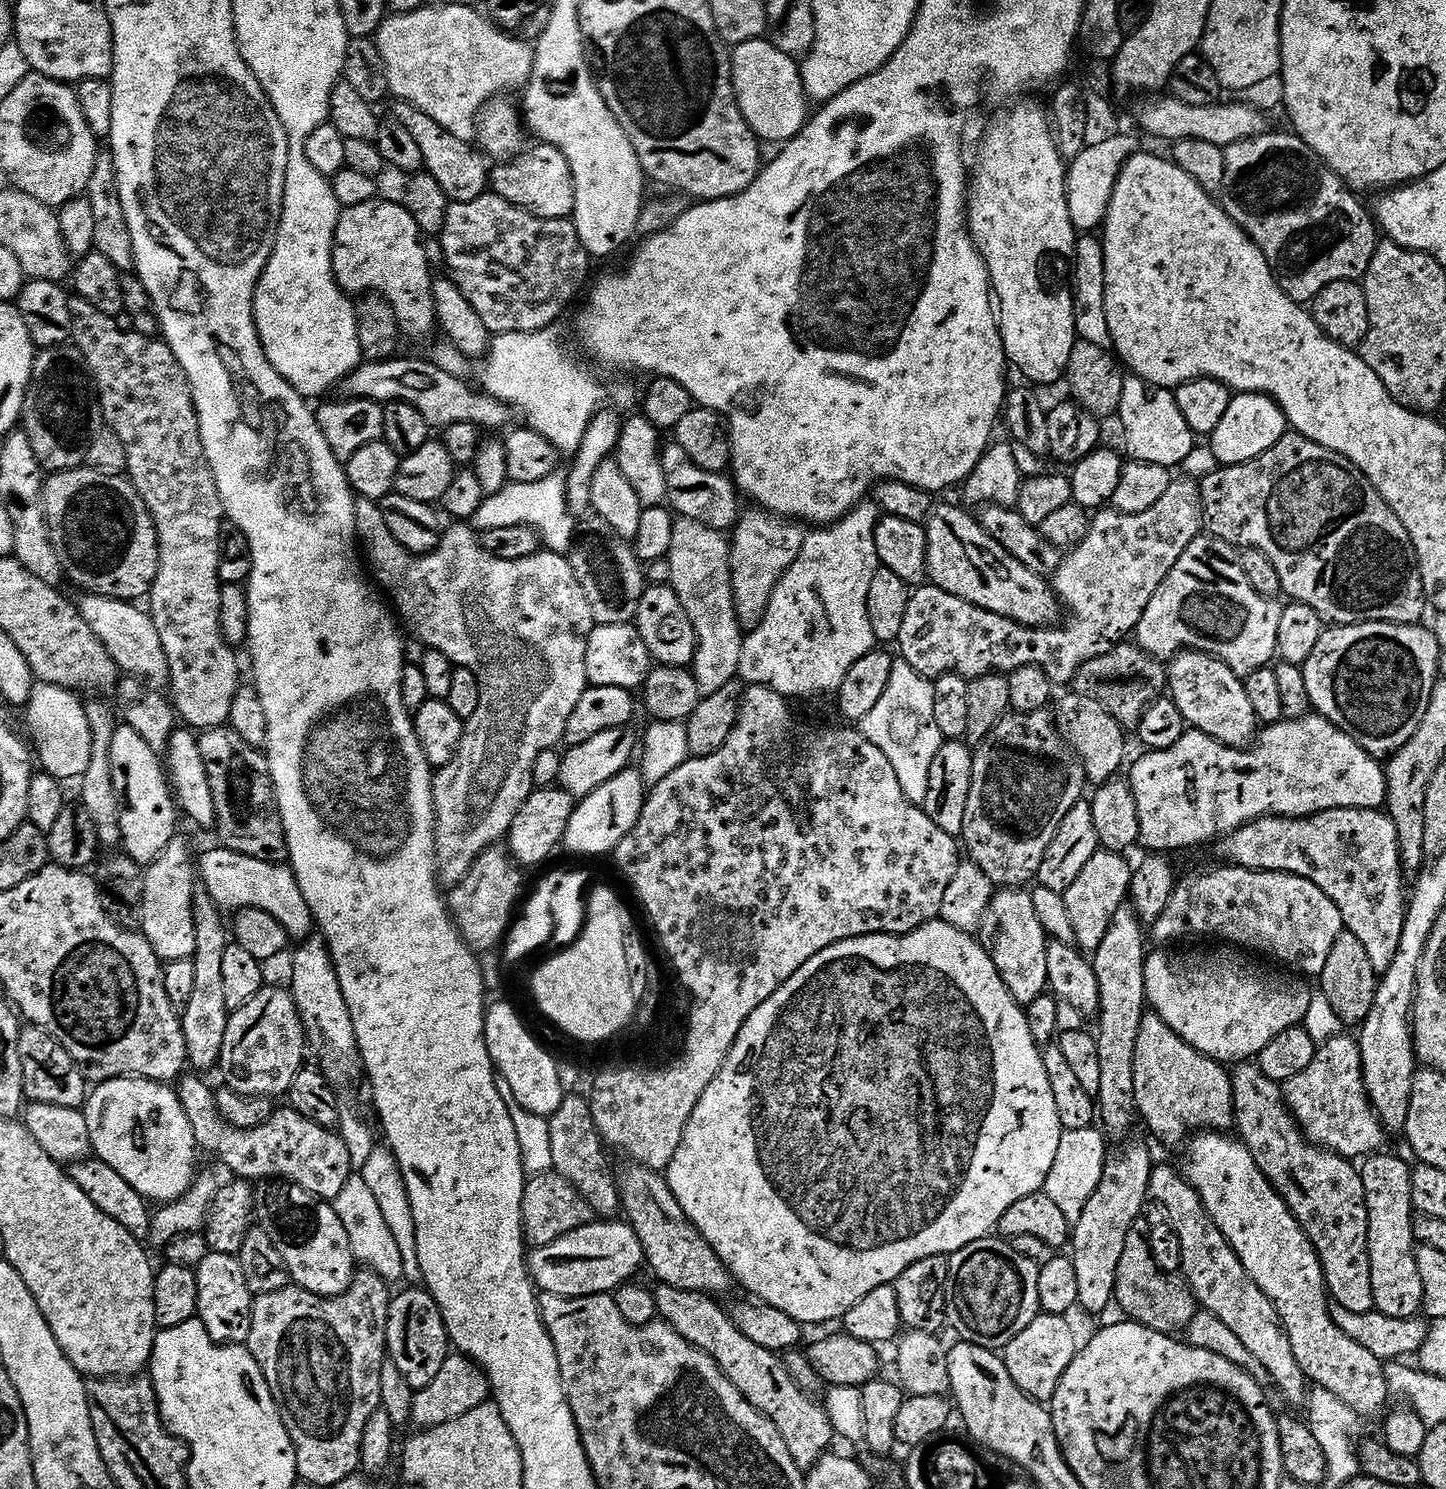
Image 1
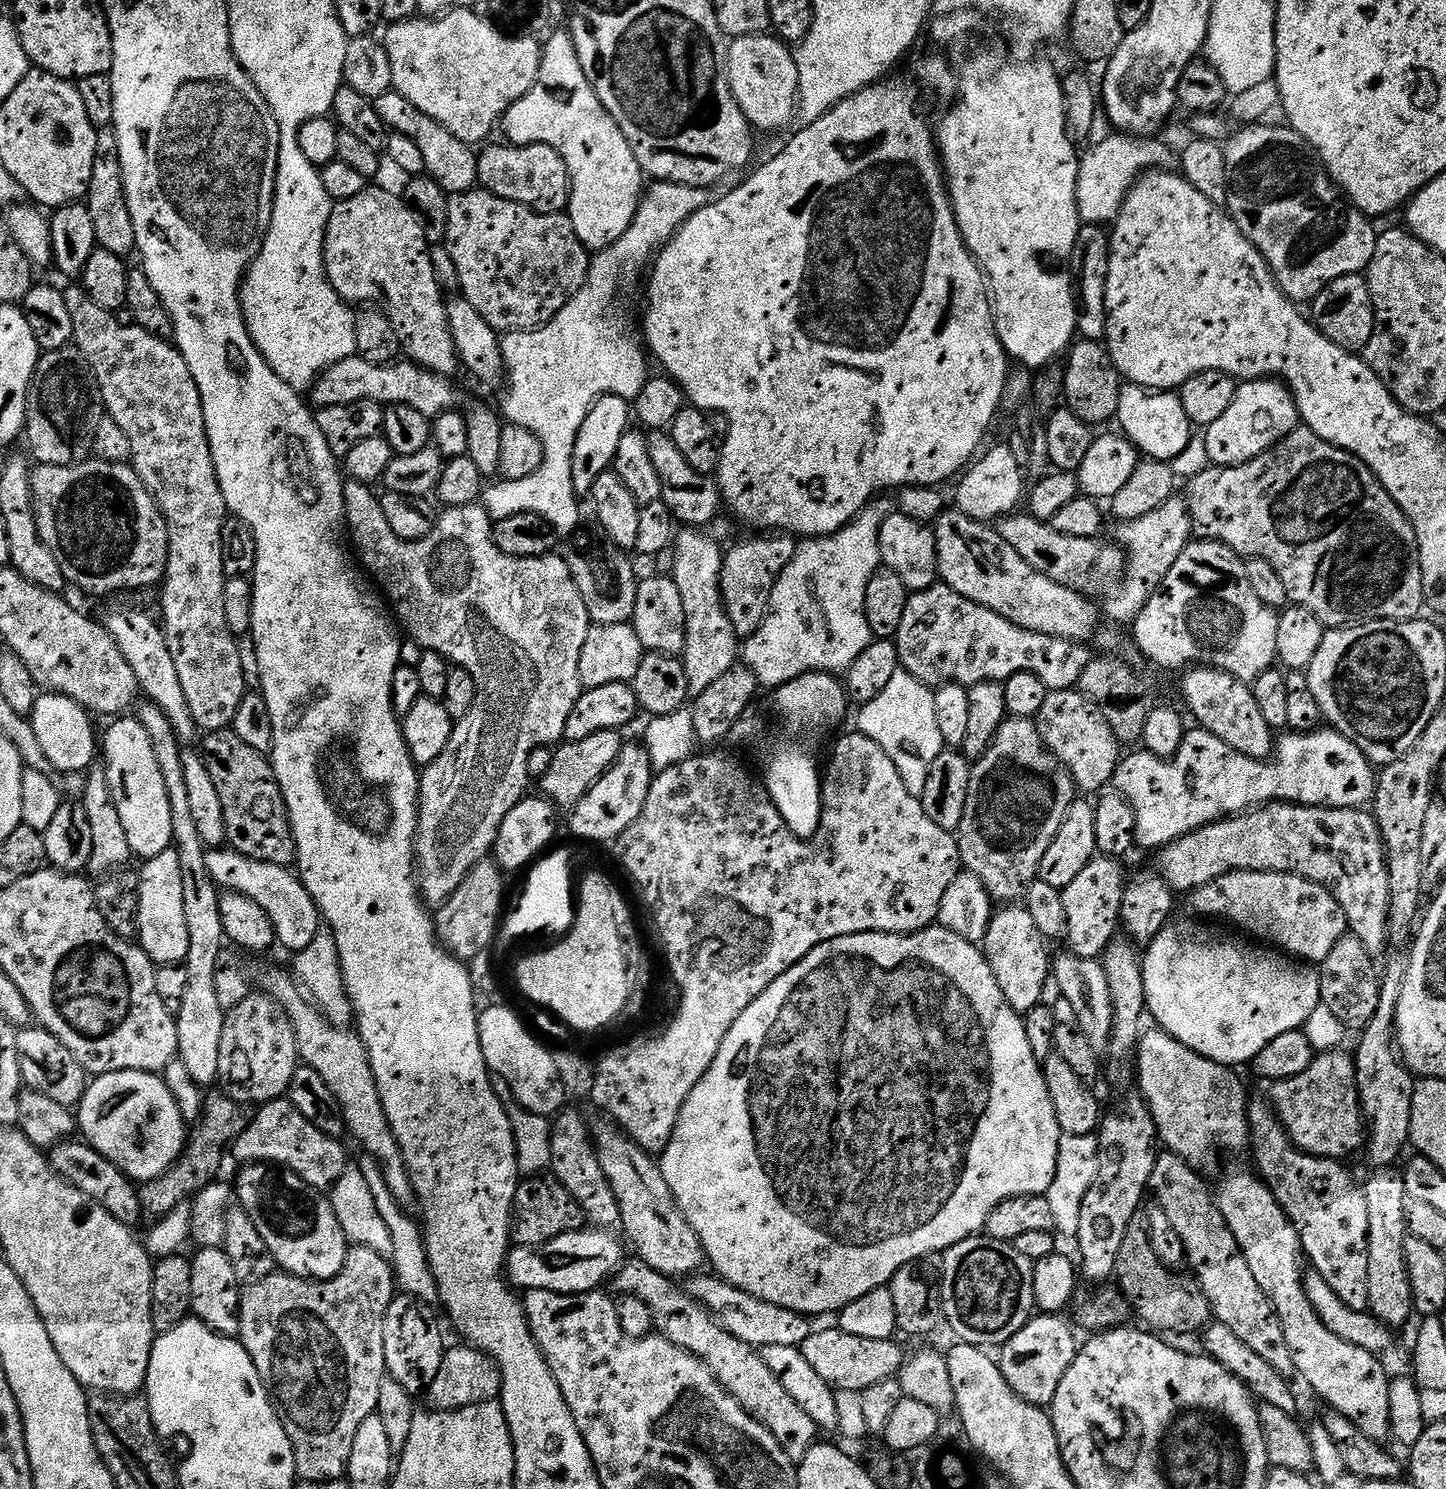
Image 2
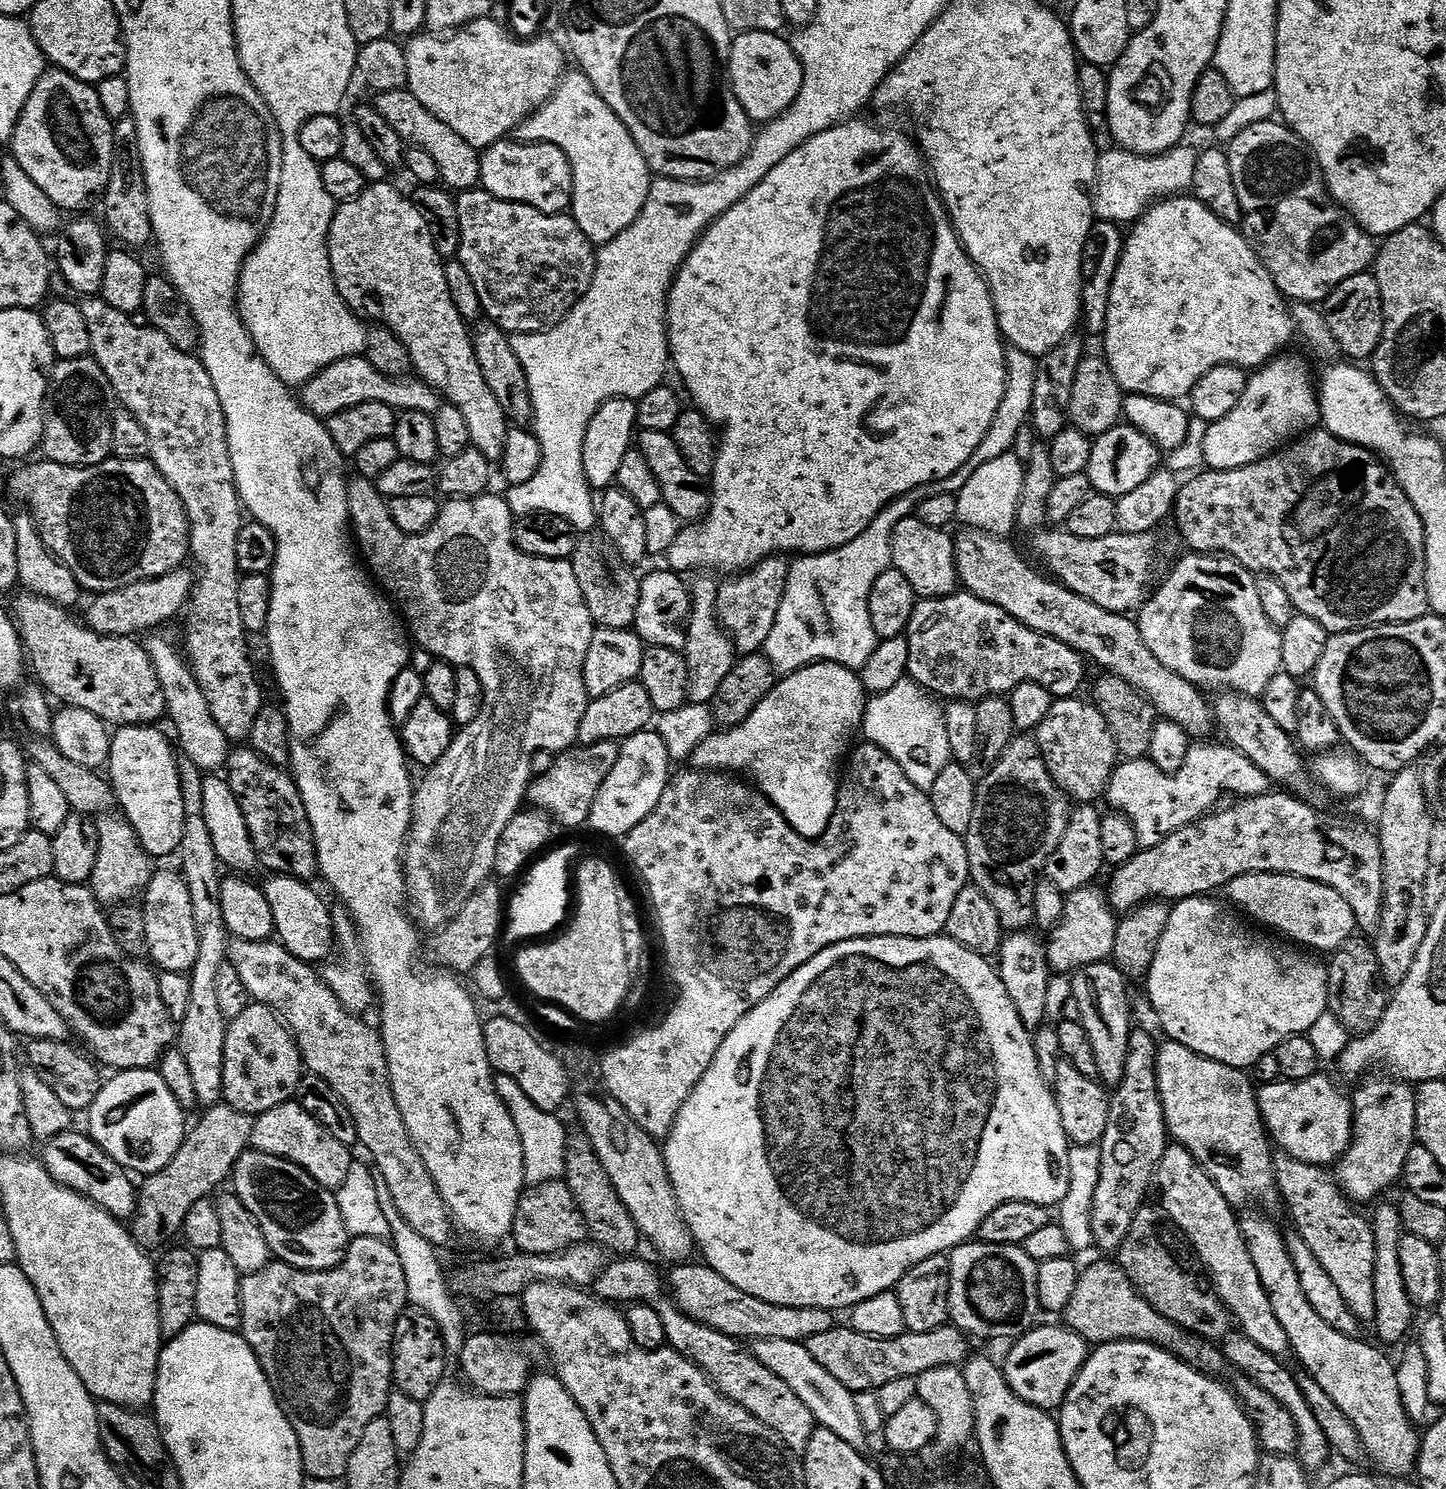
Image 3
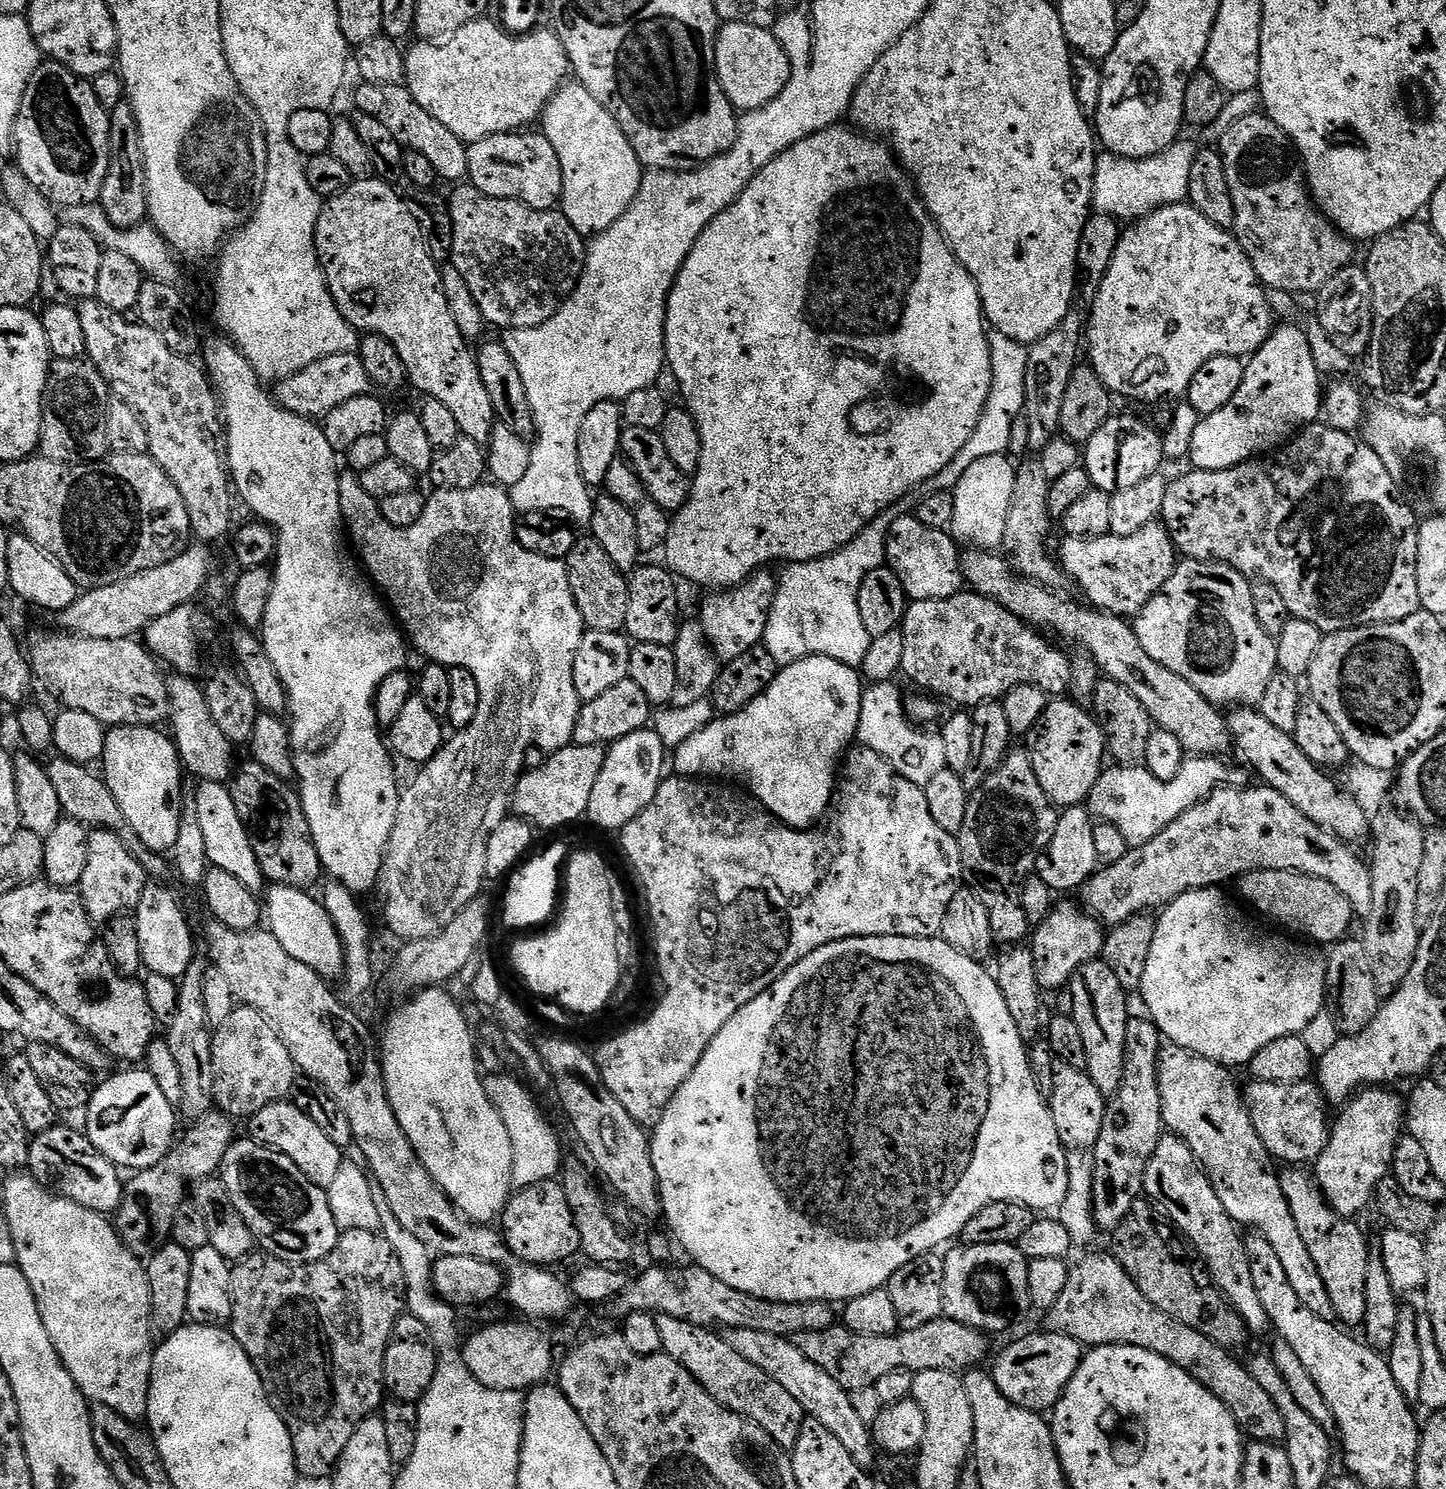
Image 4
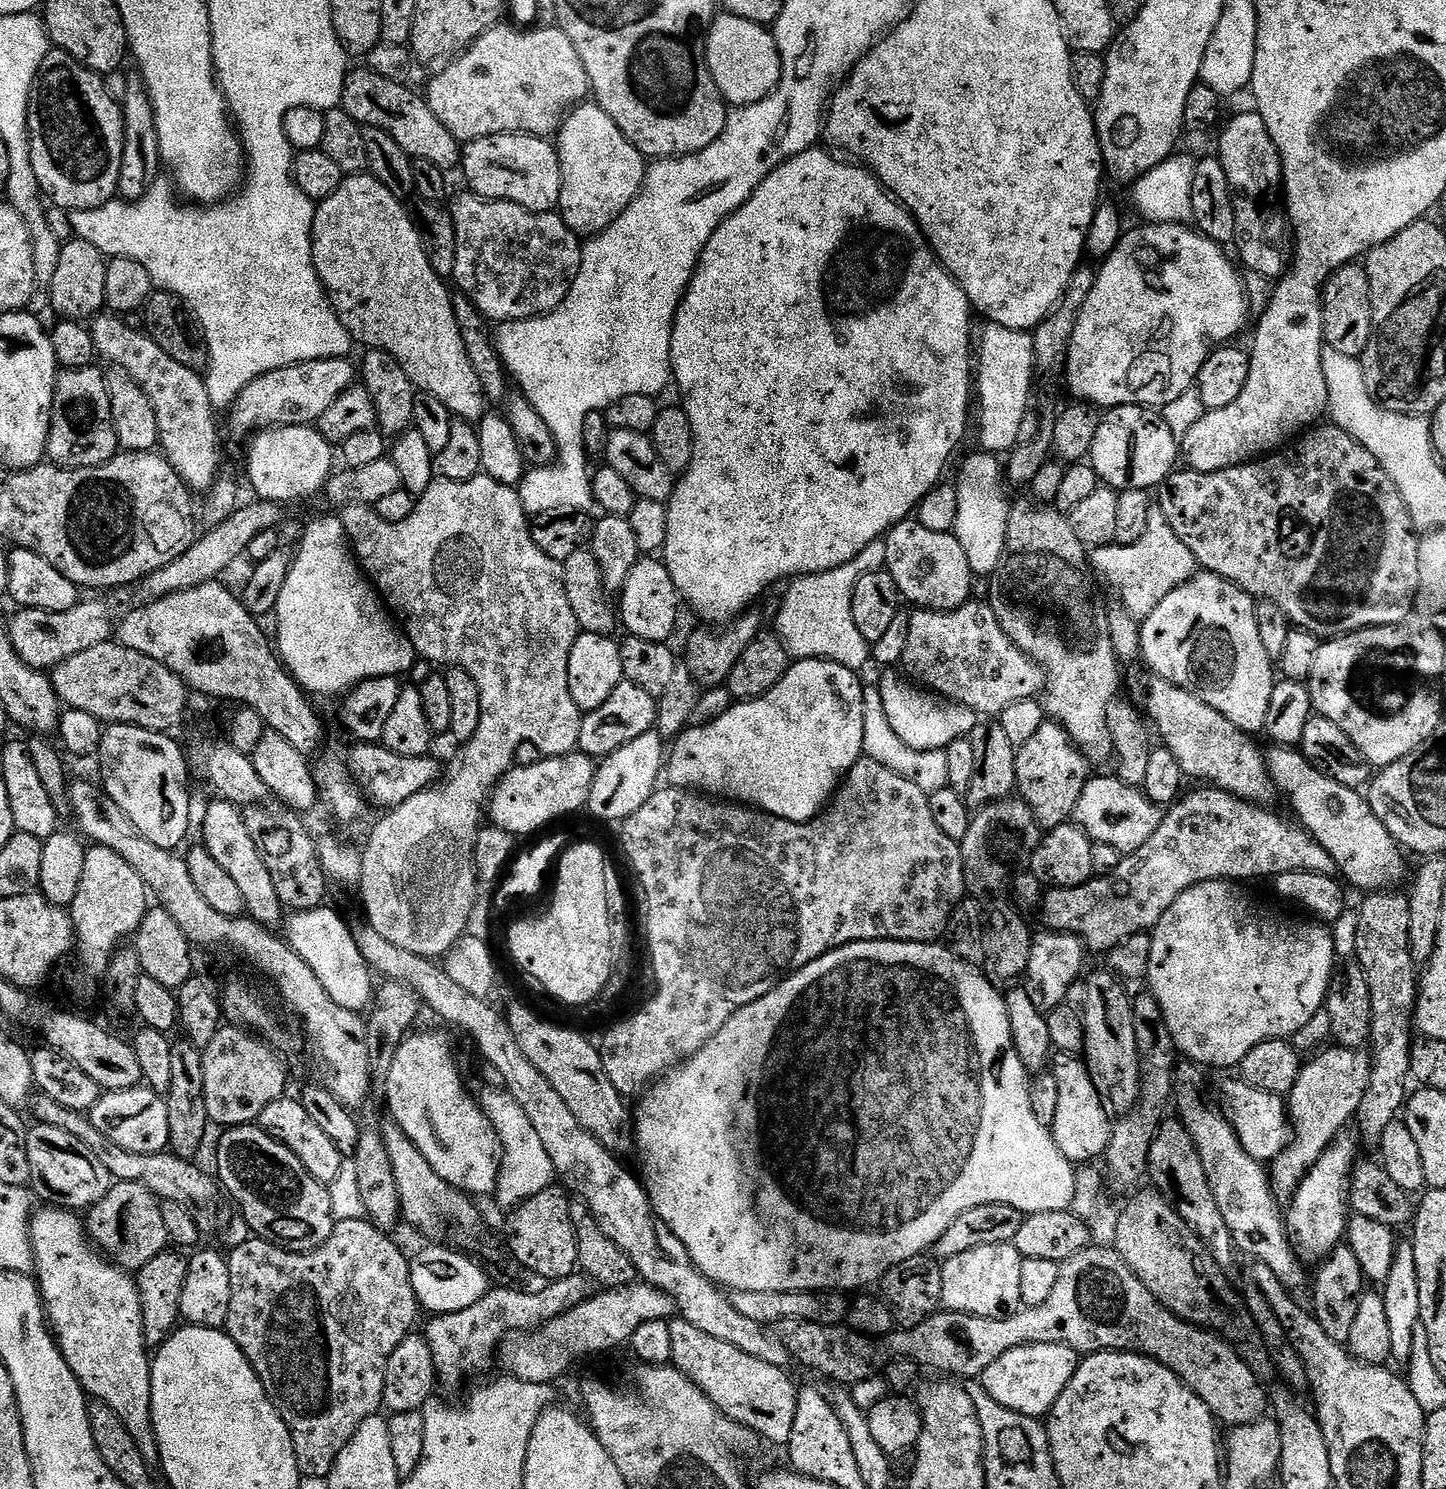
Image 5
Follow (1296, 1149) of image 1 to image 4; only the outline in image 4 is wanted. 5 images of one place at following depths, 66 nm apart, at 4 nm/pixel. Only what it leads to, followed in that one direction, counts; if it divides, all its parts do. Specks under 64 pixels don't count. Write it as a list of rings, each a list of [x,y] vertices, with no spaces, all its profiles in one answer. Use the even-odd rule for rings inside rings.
[[[1296,1166],[1284,1171],[1288,1172],[1279,1173],[1282,1194],[1298,1226],[1298,1234],[1302,1234],[1306,1242],[1306,1250],[1310,1250],[1310,1258],[1314,1258],[1314,1266],[1318,1266],[1318,1274],[1322,1274],[1326,1282],[1339,1323],[1359,1325],[1366,1314],[1366,1282],[1370,1275],[1368,1240],[1355,1219],[1339,1216],[1336,1209],[1330,1207],[1315,1179],[1304,1173],[1307,1171]]]

